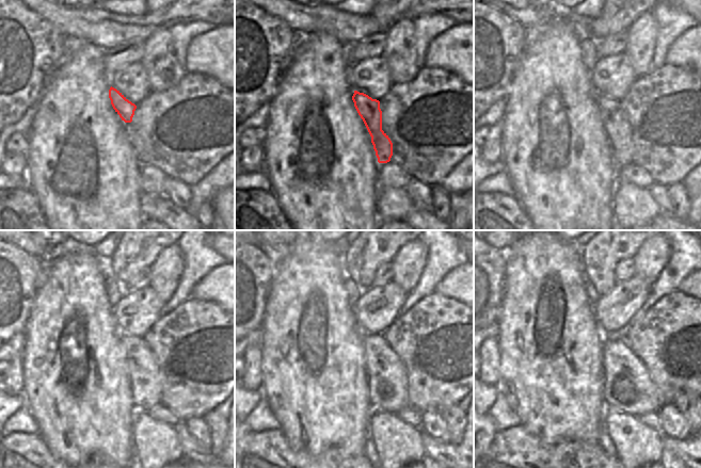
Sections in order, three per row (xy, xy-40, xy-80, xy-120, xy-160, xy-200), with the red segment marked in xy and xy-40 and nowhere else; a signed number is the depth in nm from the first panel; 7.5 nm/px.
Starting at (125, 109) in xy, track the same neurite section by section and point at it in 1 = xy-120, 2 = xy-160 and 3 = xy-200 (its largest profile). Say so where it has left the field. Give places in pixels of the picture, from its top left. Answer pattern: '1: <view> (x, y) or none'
1: xy-120 (145, 378)
2: xy-160 (386, 377)
3: xy-200 (627, 386)

